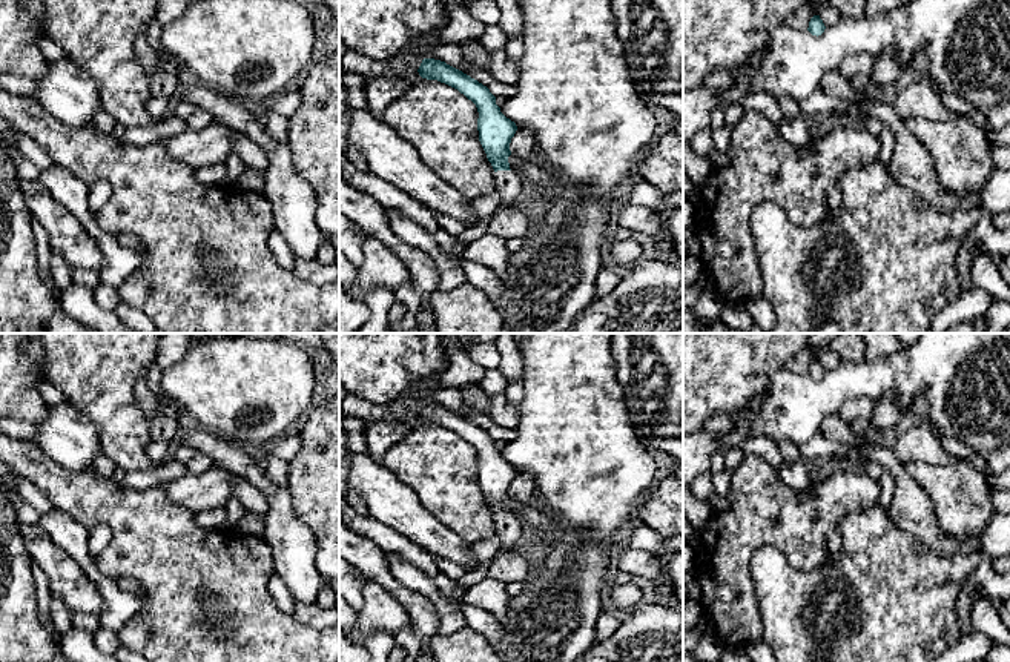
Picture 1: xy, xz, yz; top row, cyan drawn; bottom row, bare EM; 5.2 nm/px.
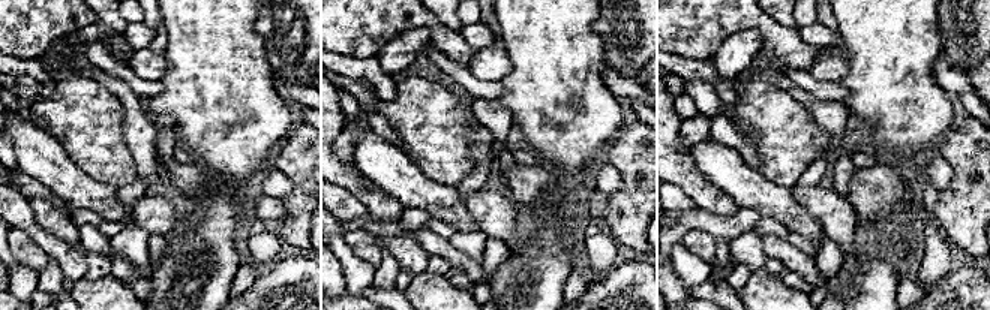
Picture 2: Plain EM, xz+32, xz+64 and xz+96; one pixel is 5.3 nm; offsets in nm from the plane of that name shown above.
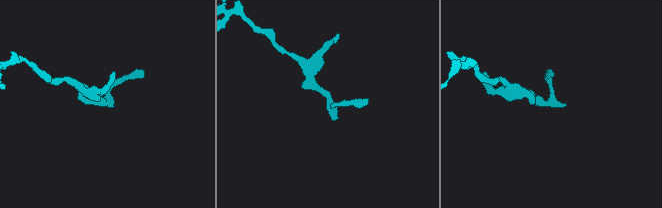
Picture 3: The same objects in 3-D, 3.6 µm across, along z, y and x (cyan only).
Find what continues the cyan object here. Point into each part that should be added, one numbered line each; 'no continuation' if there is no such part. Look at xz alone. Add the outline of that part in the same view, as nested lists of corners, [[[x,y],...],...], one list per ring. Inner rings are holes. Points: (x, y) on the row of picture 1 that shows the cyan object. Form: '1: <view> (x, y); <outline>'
1: xz (508, 183); [[[516,170],[494,172],[494,189],[499,192],[499,207],[507,209],[517,203],[522,194],[522,177]]]

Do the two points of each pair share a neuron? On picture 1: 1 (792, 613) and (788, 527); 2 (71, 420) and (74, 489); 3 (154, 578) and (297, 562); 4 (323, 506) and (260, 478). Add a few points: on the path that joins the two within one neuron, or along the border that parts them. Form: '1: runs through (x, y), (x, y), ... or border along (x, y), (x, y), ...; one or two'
1: border along (755, 550), (775, 546), (803, 572), (826, 564); two
2: border along (40, 452), (68, 469), (92, 470); two
3: border along (261, 536), (270, 550), (275, 570); two
4: border along (287, 486), (292, 509), (304, 522); two

